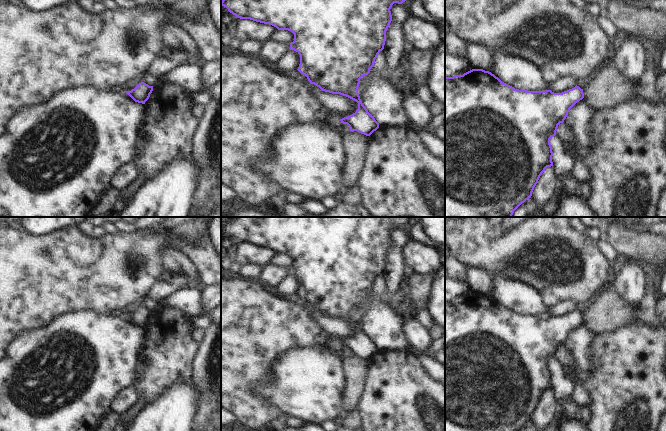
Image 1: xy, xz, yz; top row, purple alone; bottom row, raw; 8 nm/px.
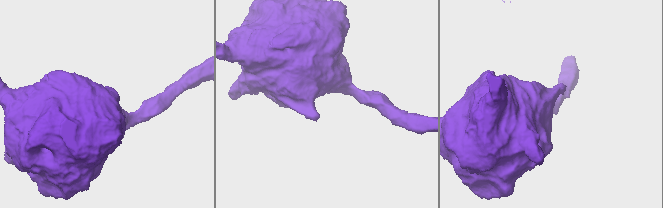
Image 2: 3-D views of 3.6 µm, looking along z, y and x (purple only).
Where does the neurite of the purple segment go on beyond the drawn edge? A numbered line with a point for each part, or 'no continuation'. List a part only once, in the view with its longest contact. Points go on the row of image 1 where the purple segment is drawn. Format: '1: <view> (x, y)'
no continuation

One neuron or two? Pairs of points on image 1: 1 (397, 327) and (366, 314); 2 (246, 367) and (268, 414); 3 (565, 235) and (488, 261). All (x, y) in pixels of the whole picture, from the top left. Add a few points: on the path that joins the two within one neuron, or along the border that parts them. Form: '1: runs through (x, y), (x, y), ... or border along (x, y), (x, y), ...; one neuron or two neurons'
1: runs through (389, 327), (385, 327), (374, 316); one neuron
2: runs through (246, 379), (246, 392), (256, 402); one neuron
3: runs through (546, 235), (524, 243), (515, 252), (507, 252); one neuron

